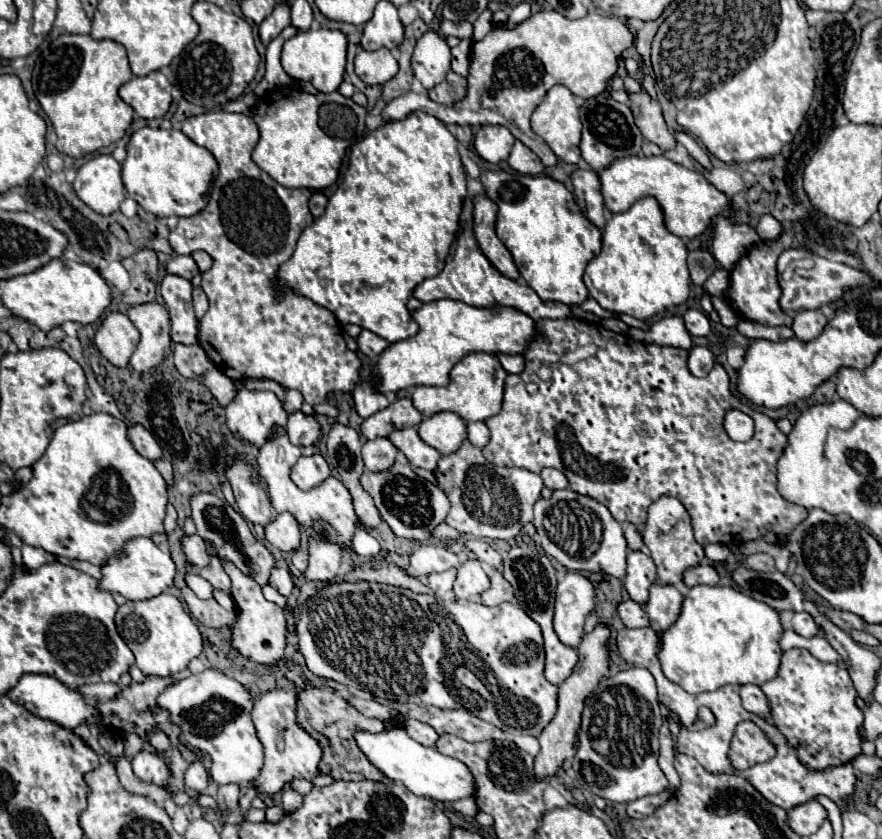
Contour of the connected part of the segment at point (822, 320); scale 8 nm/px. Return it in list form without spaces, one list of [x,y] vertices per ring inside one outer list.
[[[814,309],[814,311],[800,311],[796,317],[794,317],[794,333],[800,341],[812,341],[816,339],[824,325],[828,323],[828,319],[824,317],[824,313],[820,309]]]

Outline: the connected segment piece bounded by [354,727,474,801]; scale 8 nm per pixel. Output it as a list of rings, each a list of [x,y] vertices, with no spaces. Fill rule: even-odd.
[[[400,727],[380,733],[368,733],[364,729],[356,729],[354,741],[358,749],[366,755],[366,759],[384,773],[384,777],[388,777],[390,781],[404,783],[404,787],[414,795],[430,797],[434,801],[458,801],[462,797],[474,795],[474,777],[462,761],[442,755],[432,747],[420,745],[418,741],[410,739],[408,733]]]

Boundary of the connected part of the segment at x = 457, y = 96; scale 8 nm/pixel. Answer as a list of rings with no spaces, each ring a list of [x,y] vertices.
[[[450,71],[442,83],[438,83],[434,89],[428,91],[428,95],[430,95],[430,99],[436,101],[436,103],[452,105],[452,103],[462,101],[462,99],[466,97],[466,89],[468,89],[466,77],[456,75],[454,71]]]

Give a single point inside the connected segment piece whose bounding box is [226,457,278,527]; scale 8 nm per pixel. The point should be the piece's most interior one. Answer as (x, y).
(252, 500)

